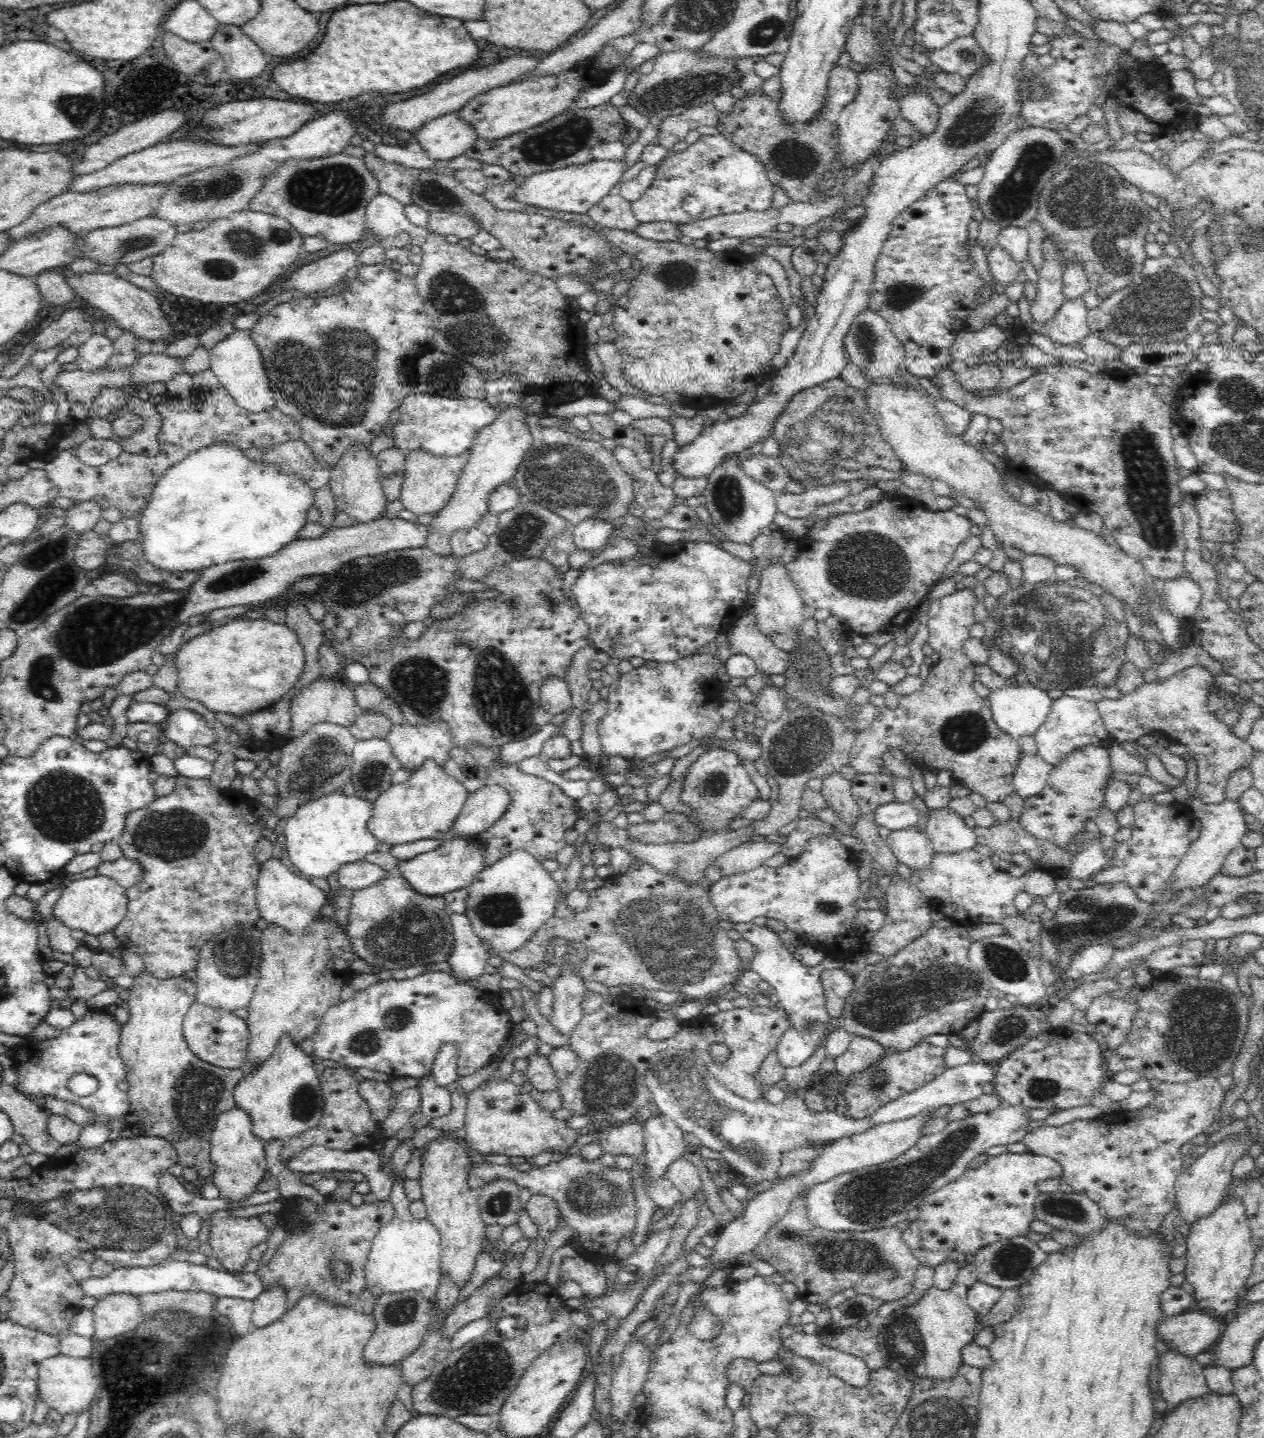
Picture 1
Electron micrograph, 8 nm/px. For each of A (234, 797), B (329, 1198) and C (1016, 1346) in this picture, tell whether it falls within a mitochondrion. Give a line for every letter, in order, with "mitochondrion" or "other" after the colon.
A: other
B: other
C: other

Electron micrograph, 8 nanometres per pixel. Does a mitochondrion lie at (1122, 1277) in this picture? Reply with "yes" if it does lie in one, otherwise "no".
no

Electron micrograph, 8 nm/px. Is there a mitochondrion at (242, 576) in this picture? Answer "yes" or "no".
yes

